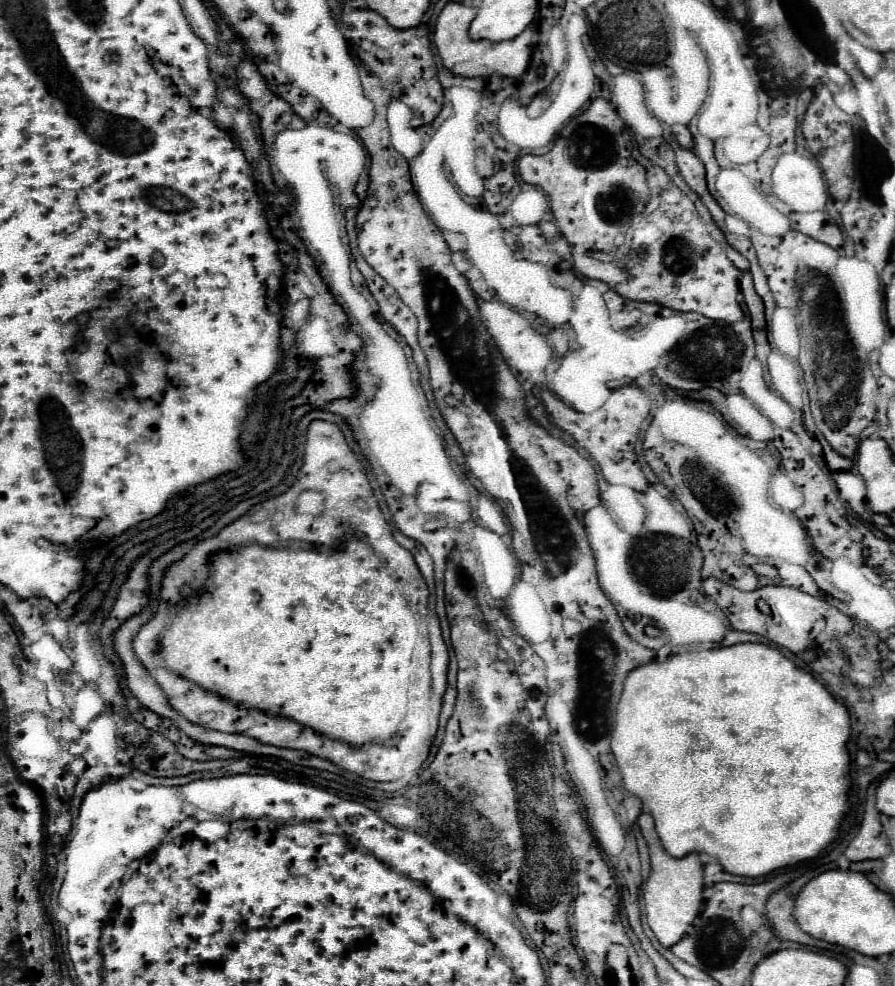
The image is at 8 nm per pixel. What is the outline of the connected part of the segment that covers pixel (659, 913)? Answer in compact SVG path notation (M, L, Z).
M643 813L639 815L639 829L647 841L649 855L651 855L651 875L643 887L643 903L645 903L645 915L651 931L659 939L663 947L675 945L687 931L687 927L693 923L693 919L701 911L703 903L703 863L699 859L699 853L689 853L681 859L671 857L655 831L653 817Z

